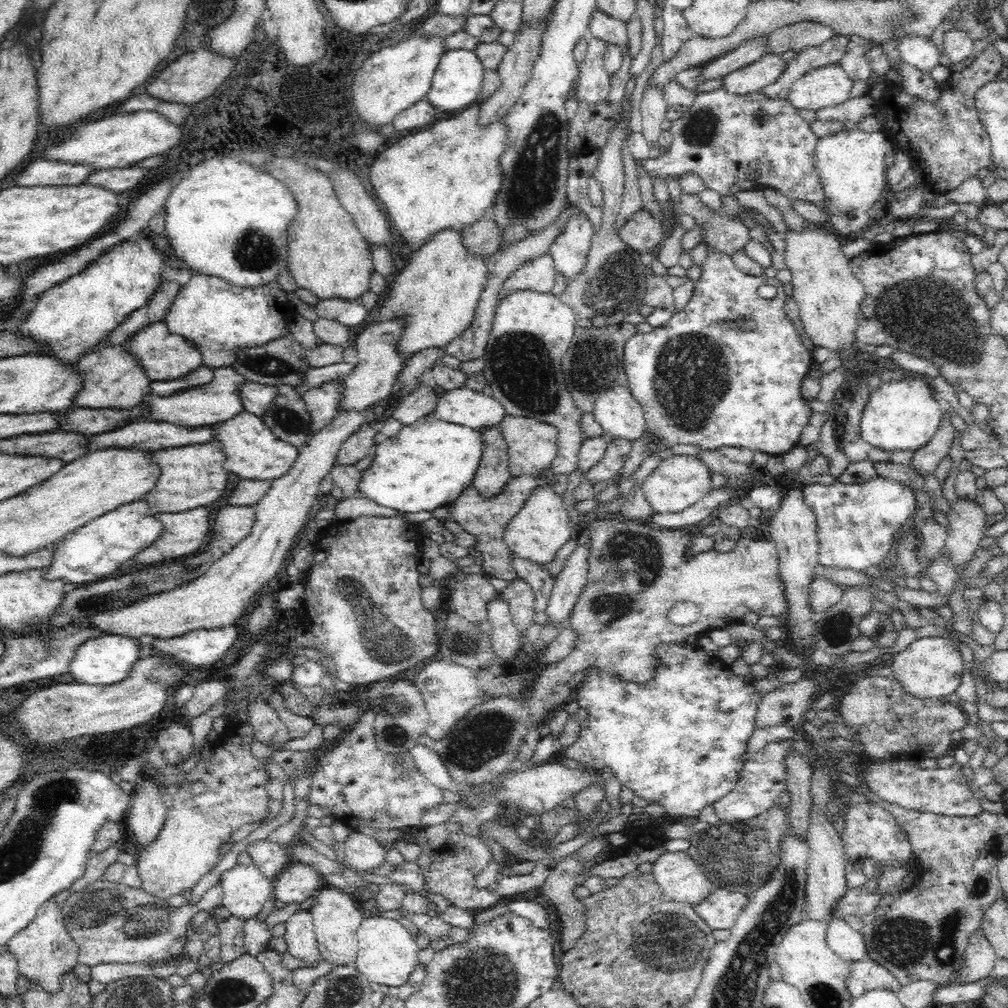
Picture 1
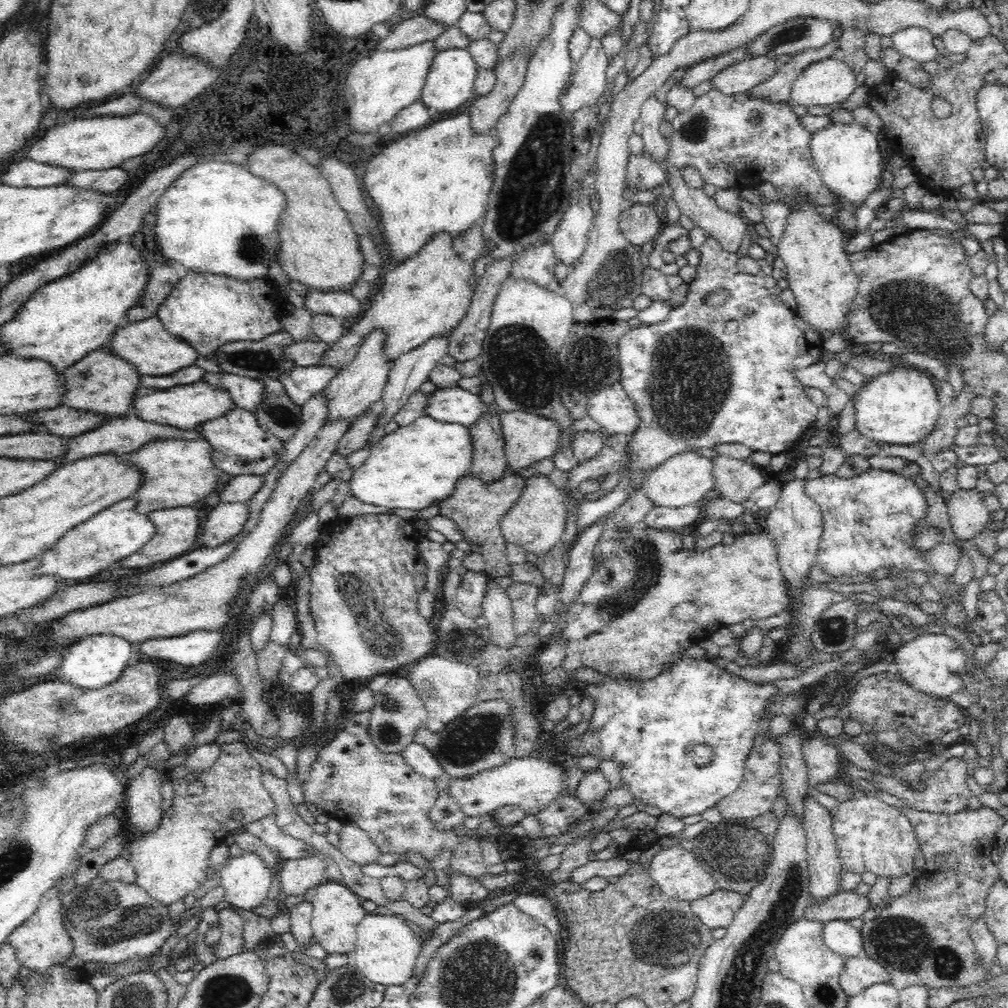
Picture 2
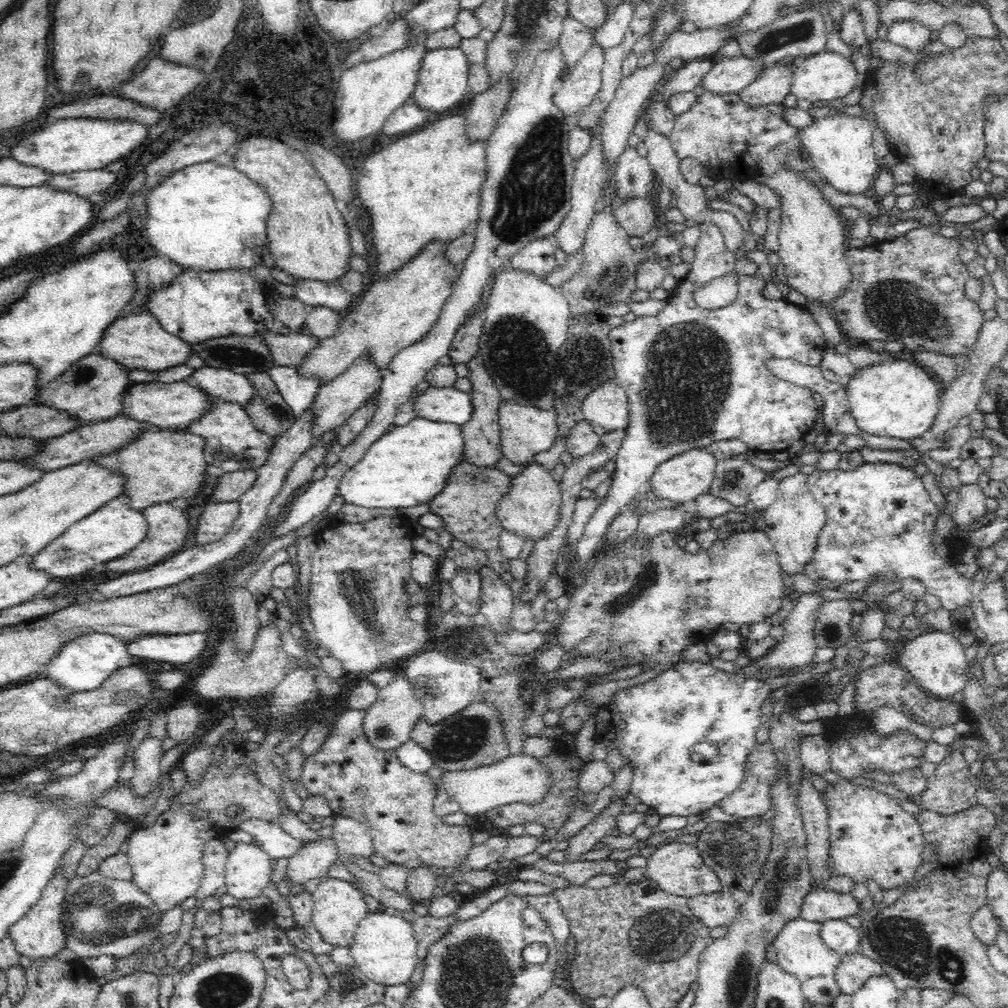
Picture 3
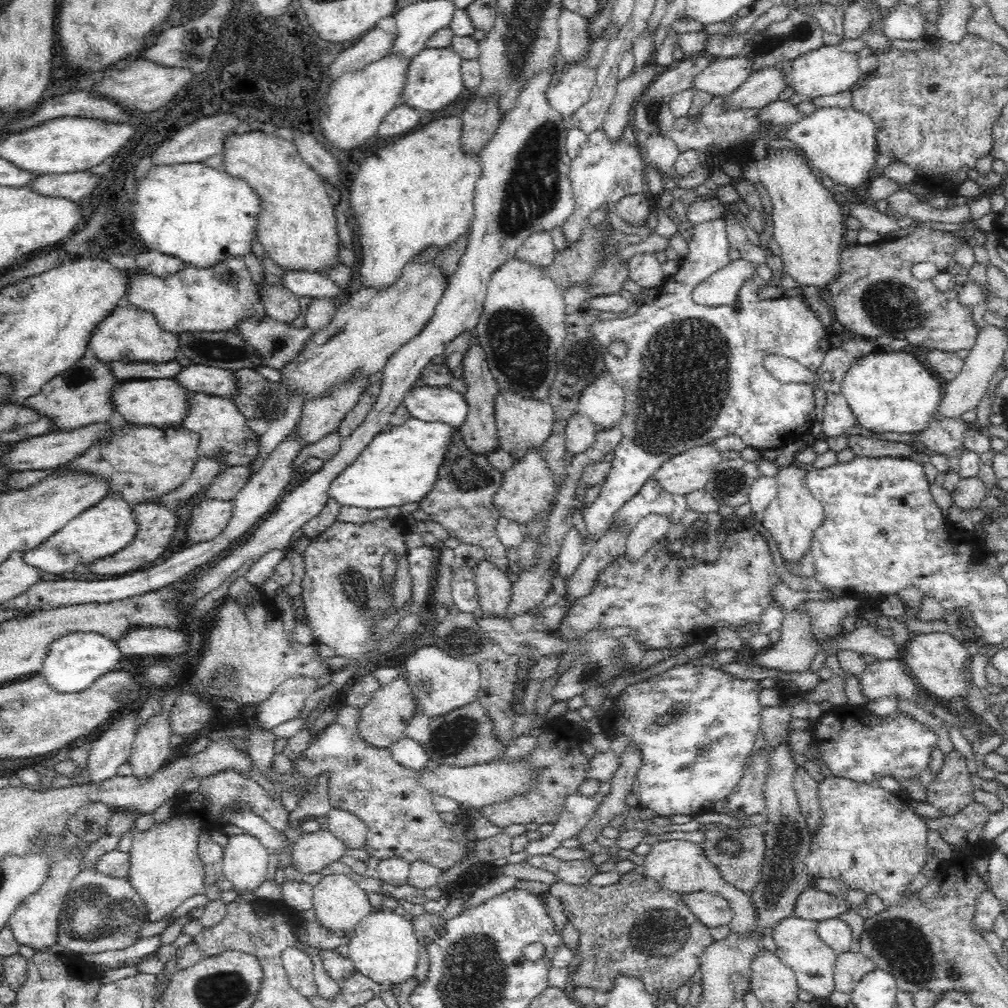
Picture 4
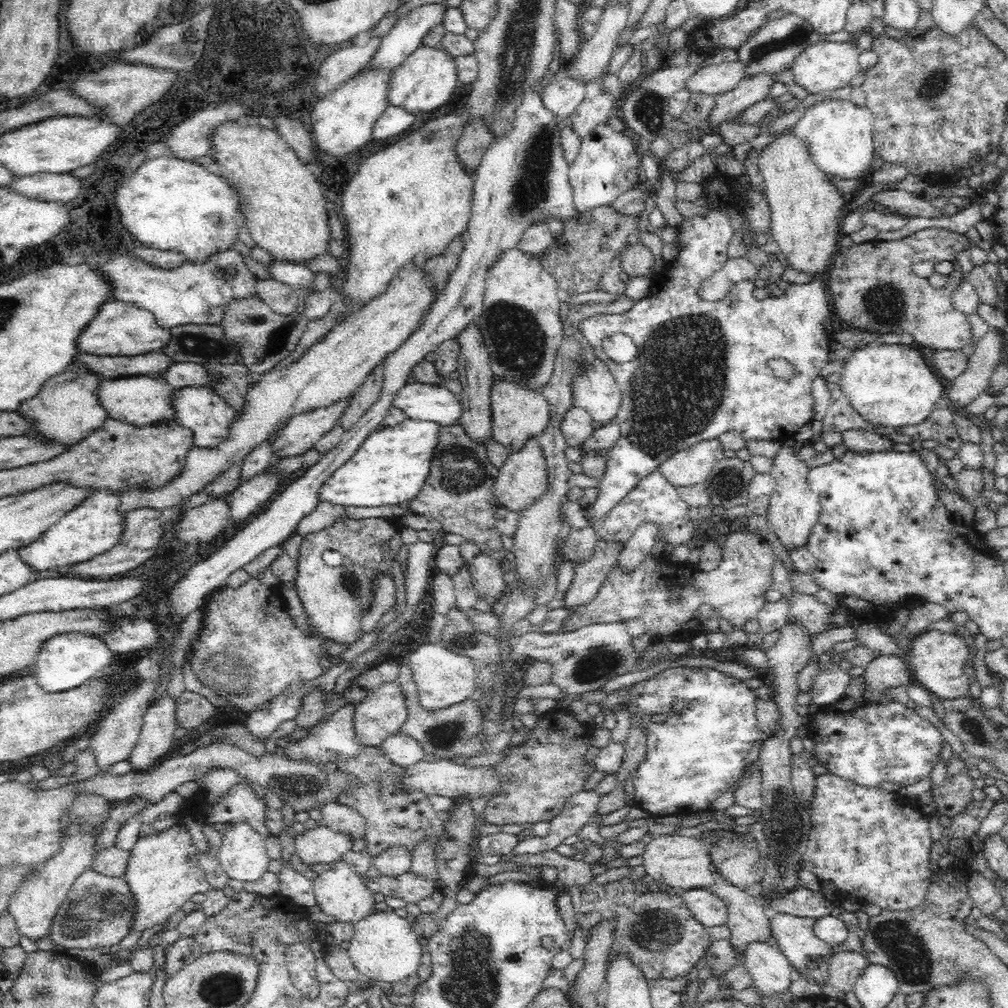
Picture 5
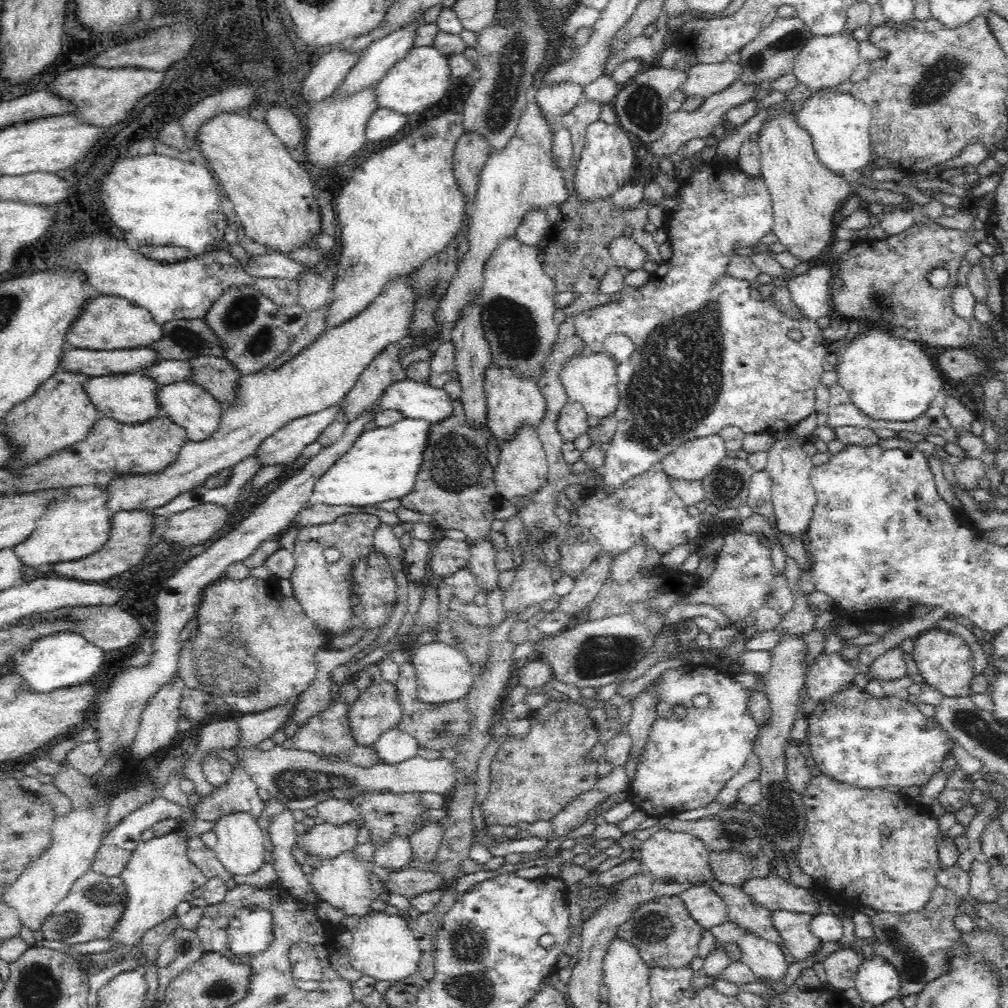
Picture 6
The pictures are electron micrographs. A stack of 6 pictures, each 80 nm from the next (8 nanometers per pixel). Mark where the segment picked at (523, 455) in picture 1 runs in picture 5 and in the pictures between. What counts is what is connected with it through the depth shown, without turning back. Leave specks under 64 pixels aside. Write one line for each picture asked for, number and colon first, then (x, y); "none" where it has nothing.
2: (528, 437)
3: (526, 430)
4: (522, 423)
5: (518, 413)

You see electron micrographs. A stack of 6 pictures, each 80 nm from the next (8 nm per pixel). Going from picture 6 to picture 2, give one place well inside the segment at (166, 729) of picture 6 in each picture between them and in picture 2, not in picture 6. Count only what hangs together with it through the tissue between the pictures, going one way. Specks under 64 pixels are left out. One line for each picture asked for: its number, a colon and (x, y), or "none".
2: (142, 793)
3: (148, 754)
4: (151, 749)
5: (156, 738)

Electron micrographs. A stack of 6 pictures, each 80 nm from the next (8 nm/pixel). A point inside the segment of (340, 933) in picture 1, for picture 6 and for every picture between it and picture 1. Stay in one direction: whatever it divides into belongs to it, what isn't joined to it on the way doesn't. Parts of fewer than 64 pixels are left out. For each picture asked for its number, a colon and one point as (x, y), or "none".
2: (337, 910)
3: (339, 906)
4: (339, 903)
5: (341, 892)
6: (343, 881)

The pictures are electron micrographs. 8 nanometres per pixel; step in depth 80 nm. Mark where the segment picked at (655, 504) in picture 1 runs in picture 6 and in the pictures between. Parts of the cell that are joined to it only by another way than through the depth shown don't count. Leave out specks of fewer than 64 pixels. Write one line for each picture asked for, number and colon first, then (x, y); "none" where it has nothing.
2: (684, 479)
3: (684, 477)
4: (688, 471)
5: (692, 465)
6: (694, 459)

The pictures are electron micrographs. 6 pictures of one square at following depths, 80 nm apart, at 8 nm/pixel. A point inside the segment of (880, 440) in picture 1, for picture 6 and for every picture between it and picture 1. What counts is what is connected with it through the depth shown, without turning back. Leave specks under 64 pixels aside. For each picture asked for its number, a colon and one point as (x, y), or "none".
2: (900, 406)
3: (899, 399)
4: (888, 391)
5: (890, 385)
6: (888, 378)

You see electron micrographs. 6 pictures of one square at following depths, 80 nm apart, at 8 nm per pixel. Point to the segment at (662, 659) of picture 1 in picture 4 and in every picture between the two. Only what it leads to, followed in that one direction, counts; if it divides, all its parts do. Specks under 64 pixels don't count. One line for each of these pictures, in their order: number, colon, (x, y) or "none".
2: (649, 728)
3: (655, 726)
4: (698, 758)

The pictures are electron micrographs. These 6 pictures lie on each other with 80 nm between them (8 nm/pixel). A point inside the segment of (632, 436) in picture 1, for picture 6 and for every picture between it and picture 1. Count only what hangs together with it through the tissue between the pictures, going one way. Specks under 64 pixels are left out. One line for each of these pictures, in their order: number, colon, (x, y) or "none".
2: (611, 407)
3: (607, 405)
4: (603, 400)
5: (595, 389)
6: (590, 379)

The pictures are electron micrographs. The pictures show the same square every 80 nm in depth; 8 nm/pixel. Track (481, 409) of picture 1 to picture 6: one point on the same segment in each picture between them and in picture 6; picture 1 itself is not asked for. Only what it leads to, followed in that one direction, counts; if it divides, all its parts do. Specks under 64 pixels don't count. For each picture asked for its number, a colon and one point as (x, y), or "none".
2: (453, 405)
3: (448, 405)
4: (427, 403)
5: (434, 403)
6: (415, 400)

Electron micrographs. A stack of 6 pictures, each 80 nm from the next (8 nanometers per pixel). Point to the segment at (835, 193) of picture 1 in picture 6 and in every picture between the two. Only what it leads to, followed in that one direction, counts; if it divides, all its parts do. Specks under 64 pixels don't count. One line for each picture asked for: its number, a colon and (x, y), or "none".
2: (846, 155)
3: (840, 146)
4: (840, 142)
5: (839, 134)
6: (839, 124)

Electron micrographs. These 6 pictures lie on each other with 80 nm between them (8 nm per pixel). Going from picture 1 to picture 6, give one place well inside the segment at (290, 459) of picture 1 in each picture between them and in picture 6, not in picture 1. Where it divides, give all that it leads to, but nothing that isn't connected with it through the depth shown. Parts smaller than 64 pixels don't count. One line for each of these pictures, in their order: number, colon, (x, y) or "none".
2: (240, 445)
3: (232, 442)
4: (224, 434)
5: (208, 416)
6: (189, 405)

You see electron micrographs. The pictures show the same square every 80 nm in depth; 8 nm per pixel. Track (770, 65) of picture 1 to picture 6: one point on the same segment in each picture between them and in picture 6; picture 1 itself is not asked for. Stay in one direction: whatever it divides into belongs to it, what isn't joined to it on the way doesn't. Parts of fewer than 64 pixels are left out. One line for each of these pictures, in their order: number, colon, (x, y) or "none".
2: (740, 77)
3: (729, 75)
4: (721, 77)
5: (714, 79)
6: (703, 80)

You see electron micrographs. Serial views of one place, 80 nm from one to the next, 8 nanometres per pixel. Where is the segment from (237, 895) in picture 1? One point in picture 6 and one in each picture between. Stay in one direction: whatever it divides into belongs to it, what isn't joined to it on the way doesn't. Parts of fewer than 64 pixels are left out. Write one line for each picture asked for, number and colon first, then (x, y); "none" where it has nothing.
2: (246, 879)
3: (247, 872)
4: (245, 860)
5: (242, 855)
6: (240, 848)

